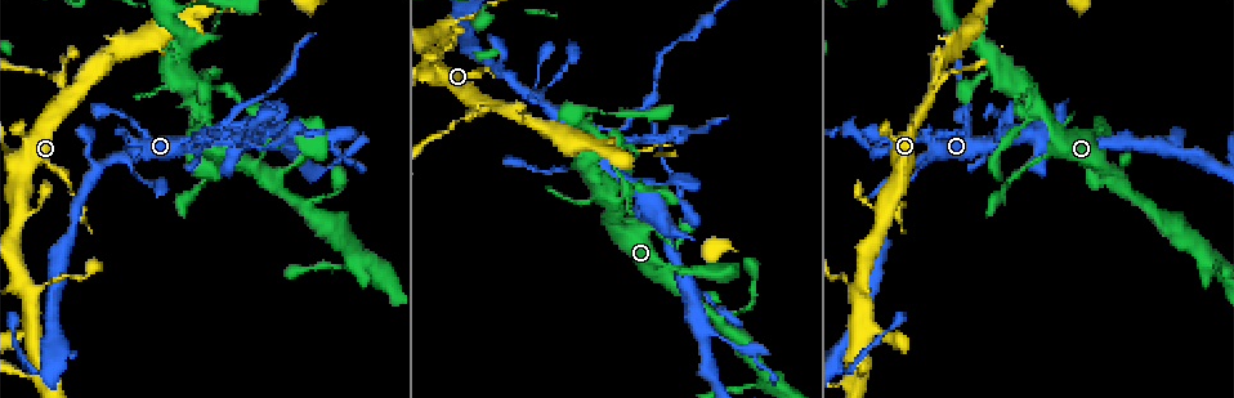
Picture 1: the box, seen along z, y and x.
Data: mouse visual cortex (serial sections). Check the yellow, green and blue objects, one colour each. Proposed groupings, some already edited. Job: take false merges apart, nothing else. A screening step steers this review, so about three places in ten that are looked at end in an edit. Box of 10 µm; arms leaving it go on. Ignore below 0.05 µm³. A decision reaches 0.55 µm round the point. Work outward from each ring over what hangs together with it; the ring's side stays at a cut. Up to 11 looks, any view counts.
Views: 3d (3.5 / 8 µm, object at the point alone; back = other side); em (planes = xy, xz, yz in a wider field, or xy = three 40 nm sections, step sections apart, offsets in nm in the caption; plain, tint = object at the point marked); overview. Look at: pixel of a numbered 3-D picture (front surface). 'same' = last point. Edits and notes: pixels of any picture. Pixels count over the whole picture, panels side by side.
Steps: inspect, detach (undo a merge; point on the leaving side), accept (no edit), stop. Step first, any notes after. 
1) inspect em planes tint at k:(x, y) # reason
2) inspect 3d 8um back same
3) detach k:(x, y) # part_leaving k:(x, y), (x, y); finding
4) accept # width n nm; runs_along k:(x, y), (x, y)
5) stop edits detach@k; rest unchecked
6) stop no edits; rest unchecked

inspect 3d 3.5um at 1:(951, 72) # thin neck

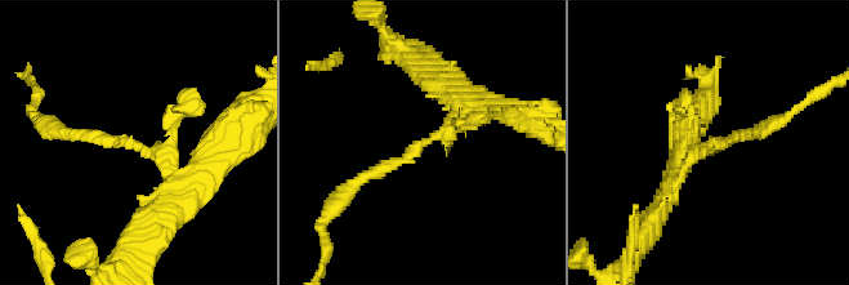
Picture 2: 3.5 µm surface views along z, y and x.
inspect em xy step 3 tint at 2:(138, 144) # need the tissue

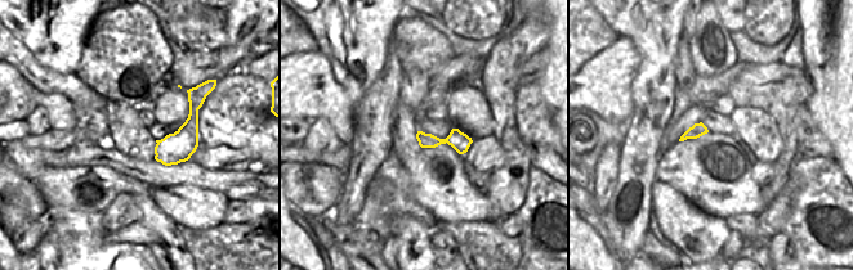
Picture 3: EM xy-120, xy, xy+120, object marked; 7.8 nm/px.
detach 2:(114, 139) # a second cell is stuck on

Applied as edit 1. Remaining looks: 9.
inspect overview

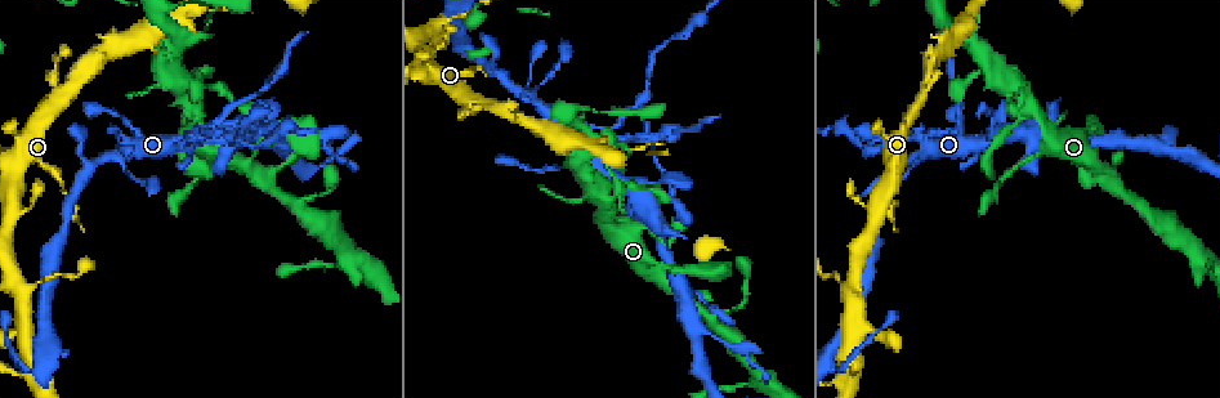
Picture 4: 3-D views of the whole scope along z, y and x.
inspect em xy step 5 tint at 4:(641, 209) # looks like a crossing

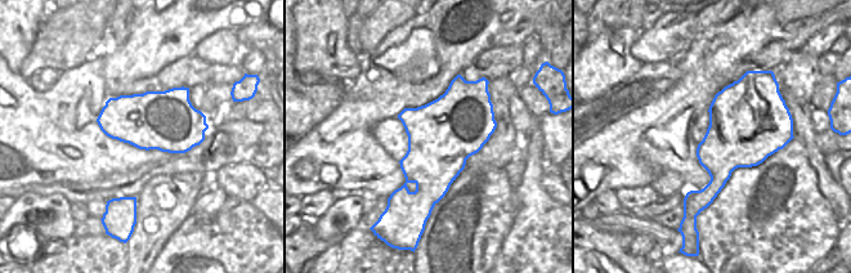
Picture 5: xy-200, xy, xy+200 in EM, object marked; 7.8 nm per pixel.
inspect 3d 3.5um back same # wider look

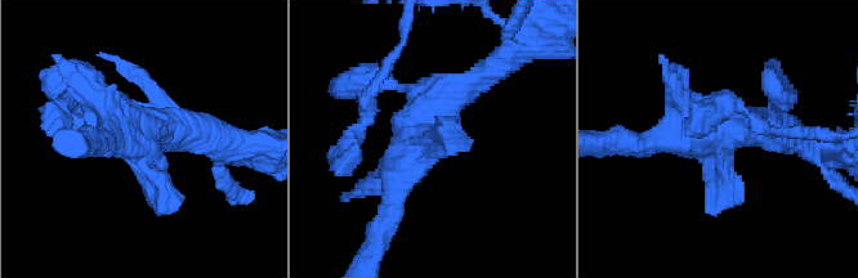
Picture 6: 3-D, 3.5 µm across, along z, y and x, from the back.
accept # runs_along 6:(478, 81), (415, 128), (388, 213); one cell here

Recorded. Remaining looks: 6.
inspect 3d 3.5um at 4:(992, 139) # sharp bend

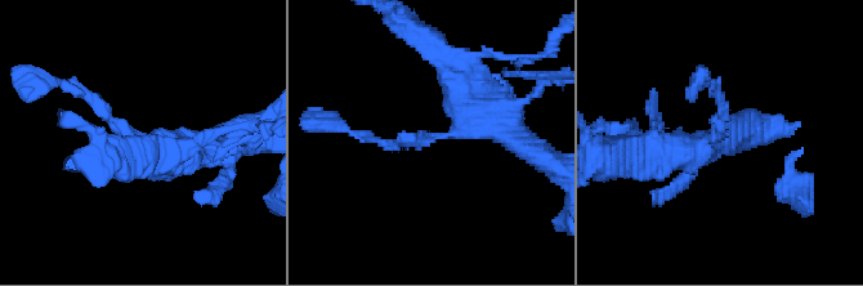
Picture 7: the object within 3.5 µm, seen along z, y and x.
inspect em xy step 1 tint at 7:(441, 138)

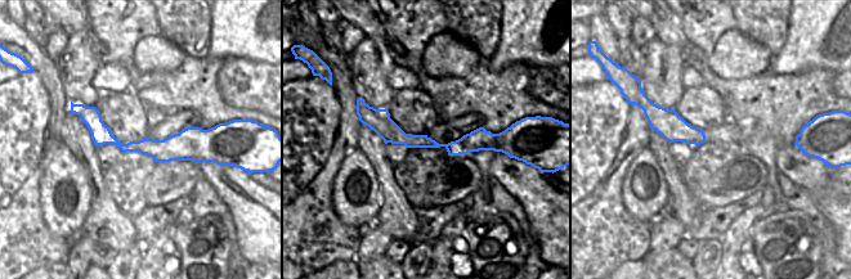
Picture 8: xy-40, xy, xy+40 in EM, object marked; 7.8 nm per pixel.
accept # runs_along 8:(364, 117), (438, 145), (493, 136); one cell here

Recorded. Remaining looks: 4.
inspect 3d 8um at 4:(32, 376)

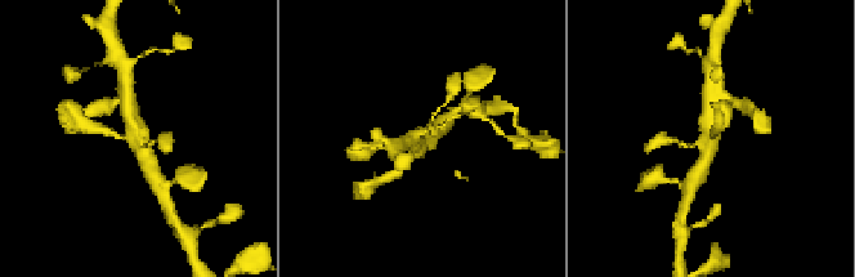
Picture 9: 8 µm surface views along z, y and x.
inspect em xy step 3 tint same # arms 4; arm_widths 150, 200, 350, 450 nm

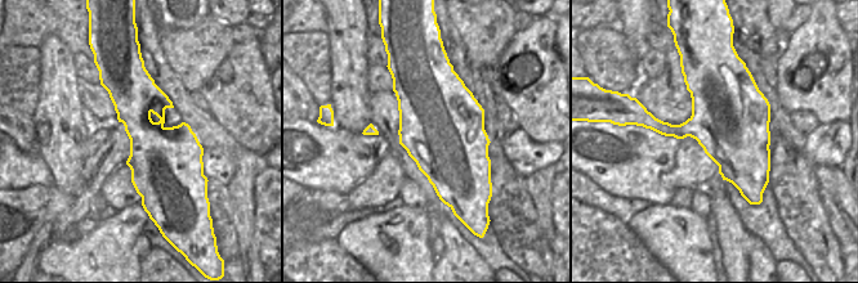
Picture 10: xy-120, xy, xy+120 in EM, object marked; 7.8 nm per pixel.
accept # width 650 nm; runs_along 9:(128, 101), (135, 137), (155, 162); all the same cell

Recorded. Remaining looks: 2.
stop edits detach@2; rest unchecked

